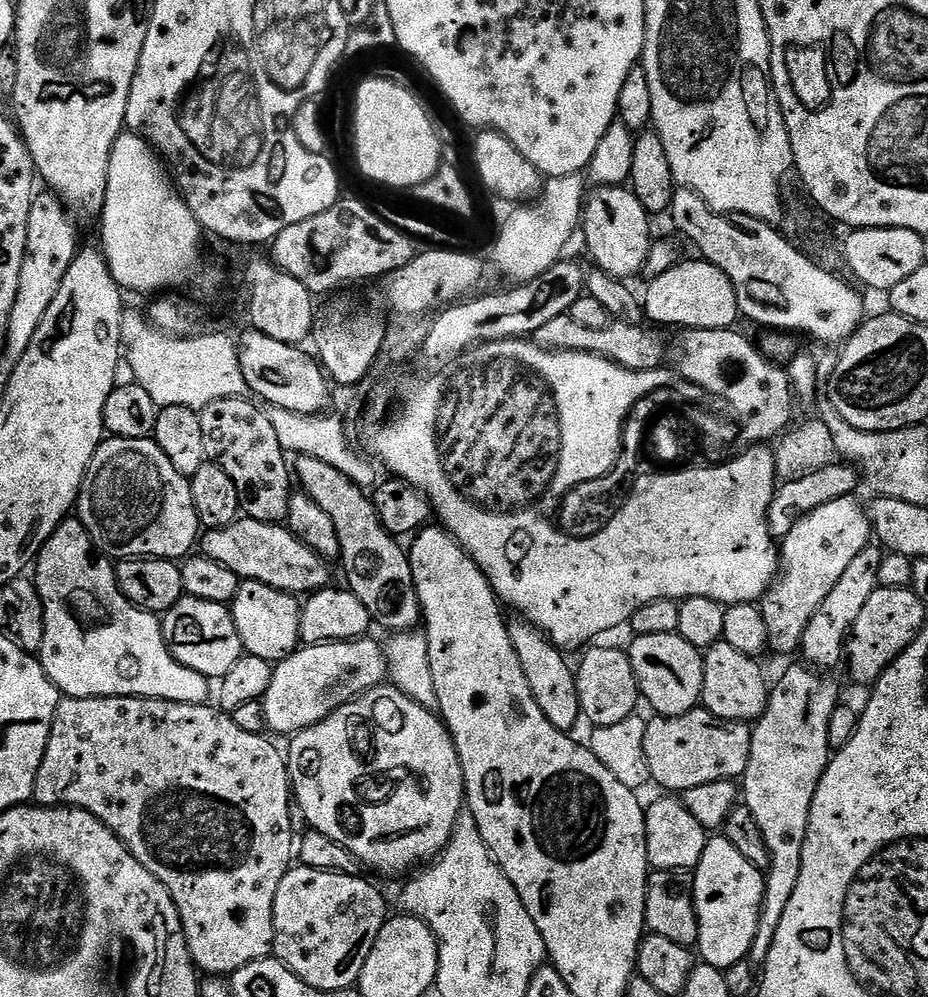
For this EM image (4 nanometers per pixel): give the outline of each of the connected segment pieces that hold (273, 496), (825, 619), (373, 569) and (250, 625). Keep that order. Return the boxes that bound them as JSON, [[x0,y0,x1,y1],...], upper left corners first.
[[199,400,294,524],[799,547,885,670],[294,456,422,634],[230,580,302,662]]

